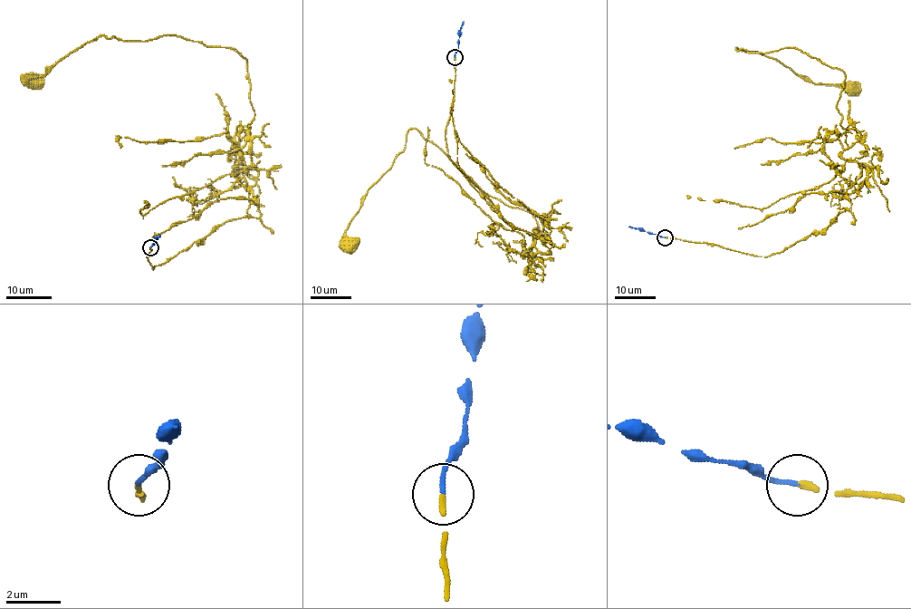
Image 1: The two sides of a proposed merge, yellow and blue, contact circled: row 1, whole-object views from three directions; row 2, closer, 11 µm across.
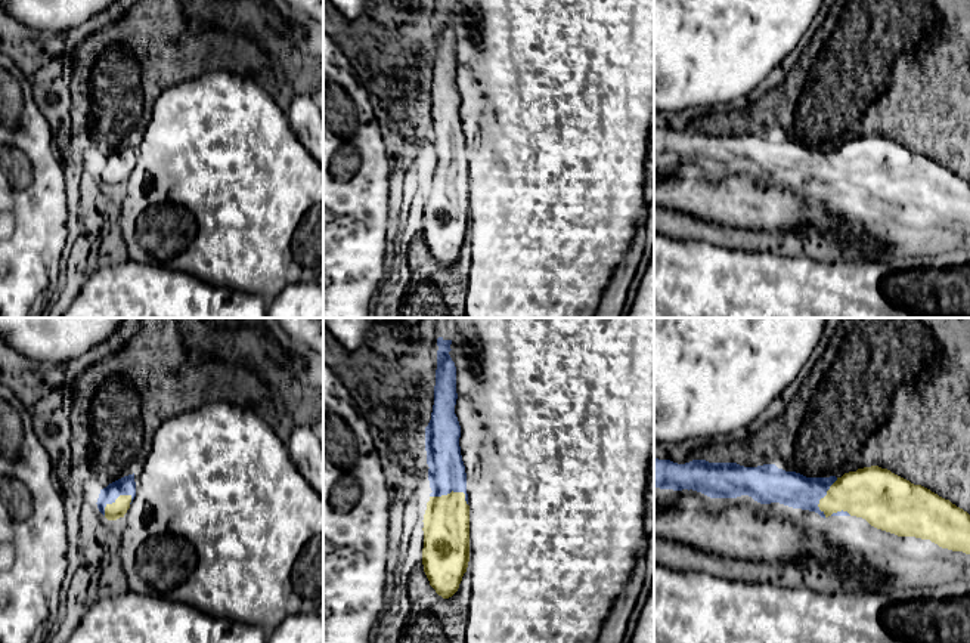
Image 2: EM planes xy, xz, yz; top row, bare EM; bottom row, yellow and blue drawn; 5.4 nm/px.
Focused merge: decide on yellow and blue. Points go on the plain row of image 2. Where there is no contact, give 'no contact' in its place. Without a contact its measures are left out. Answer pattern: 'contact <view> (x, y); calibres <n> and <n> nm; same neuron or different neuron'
contact xy (115, 169); calibres 90 and 100 nm; same neuron

